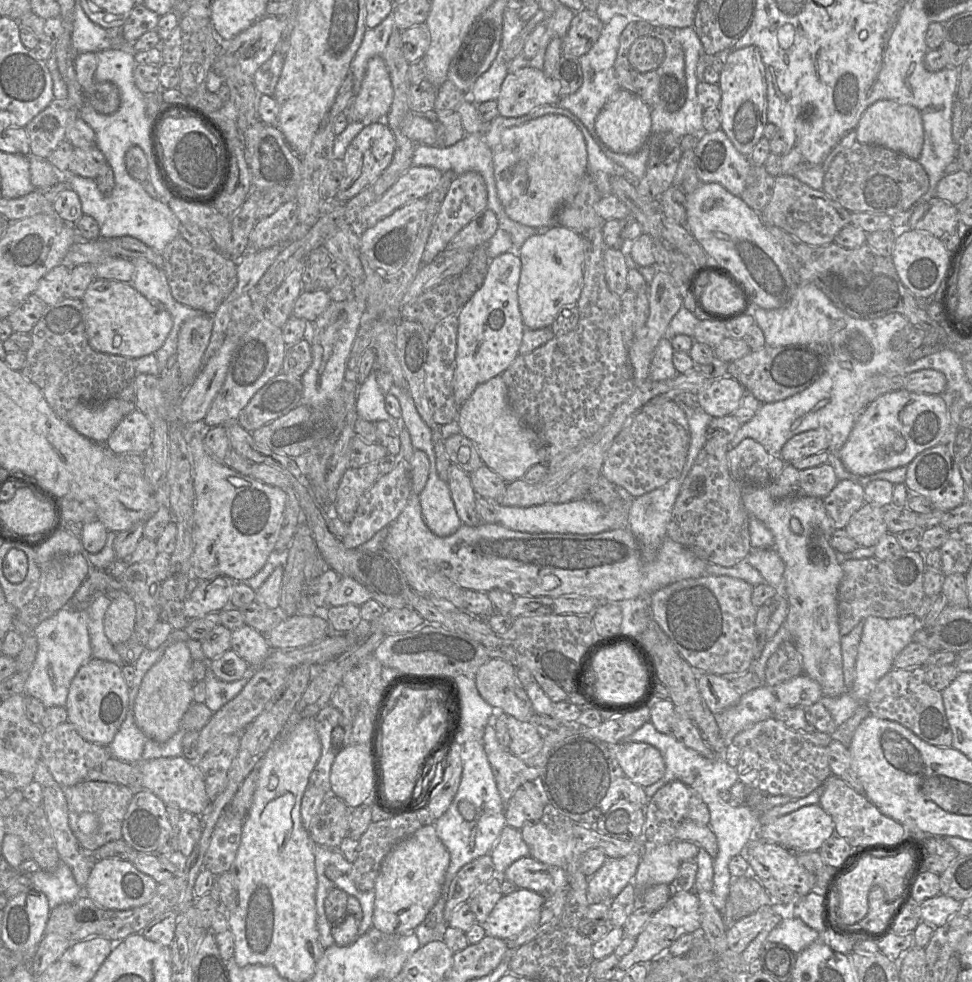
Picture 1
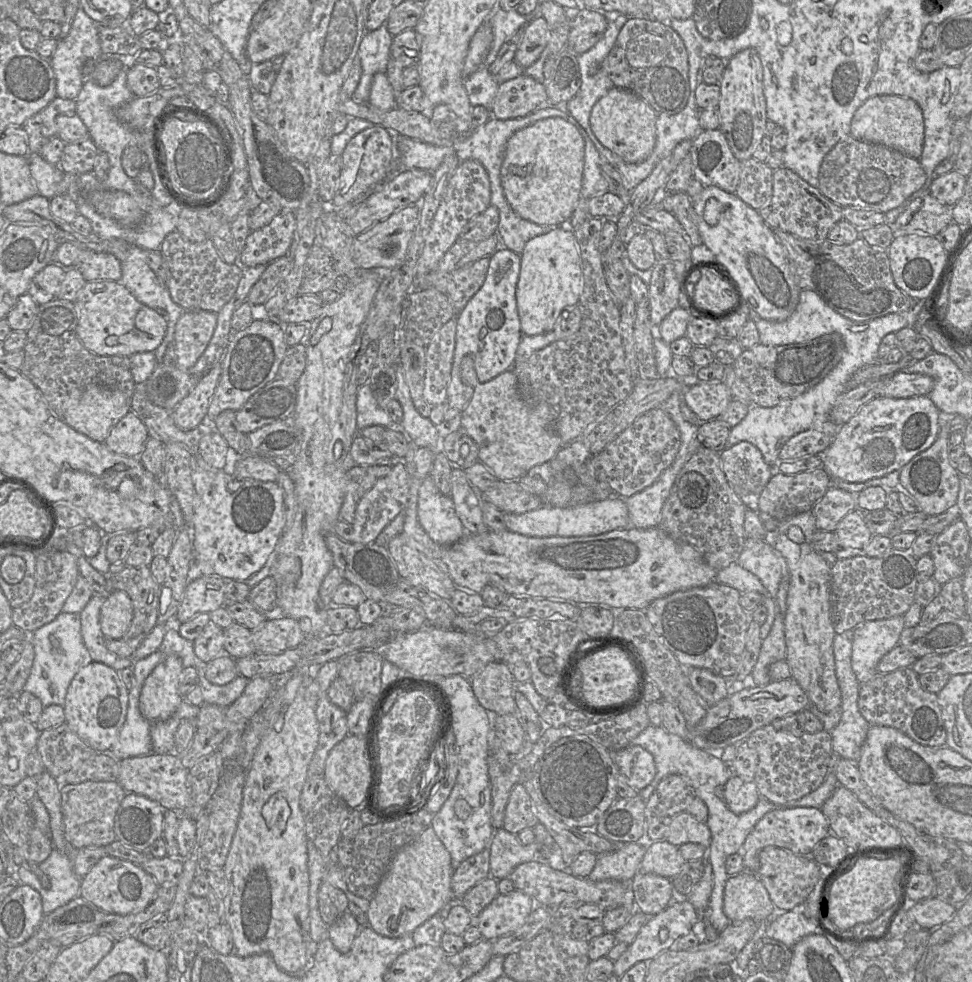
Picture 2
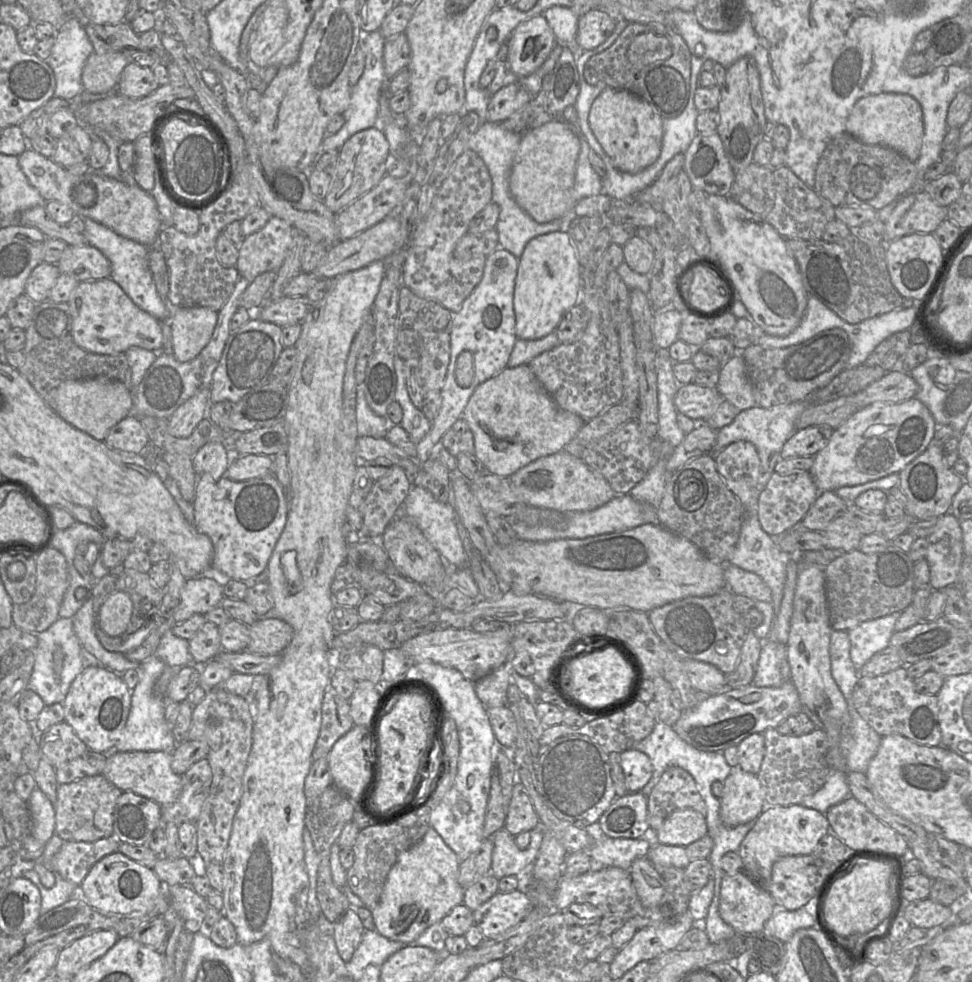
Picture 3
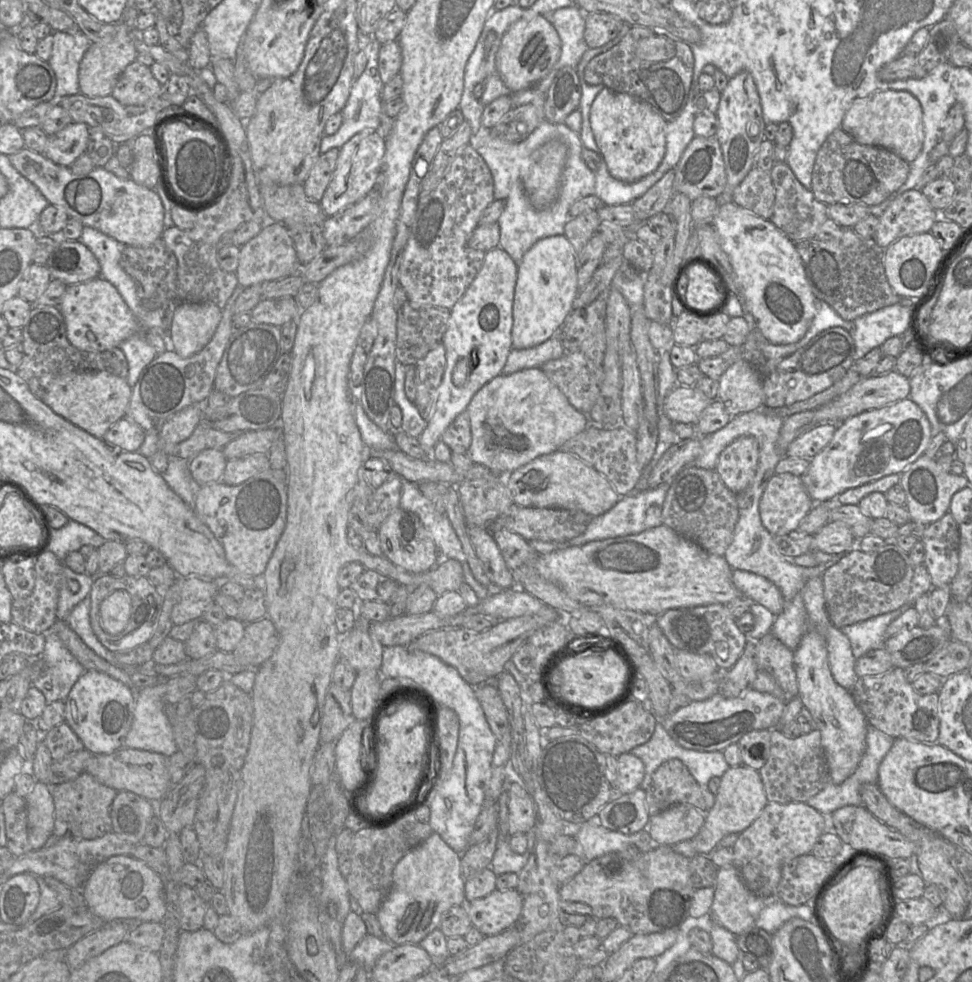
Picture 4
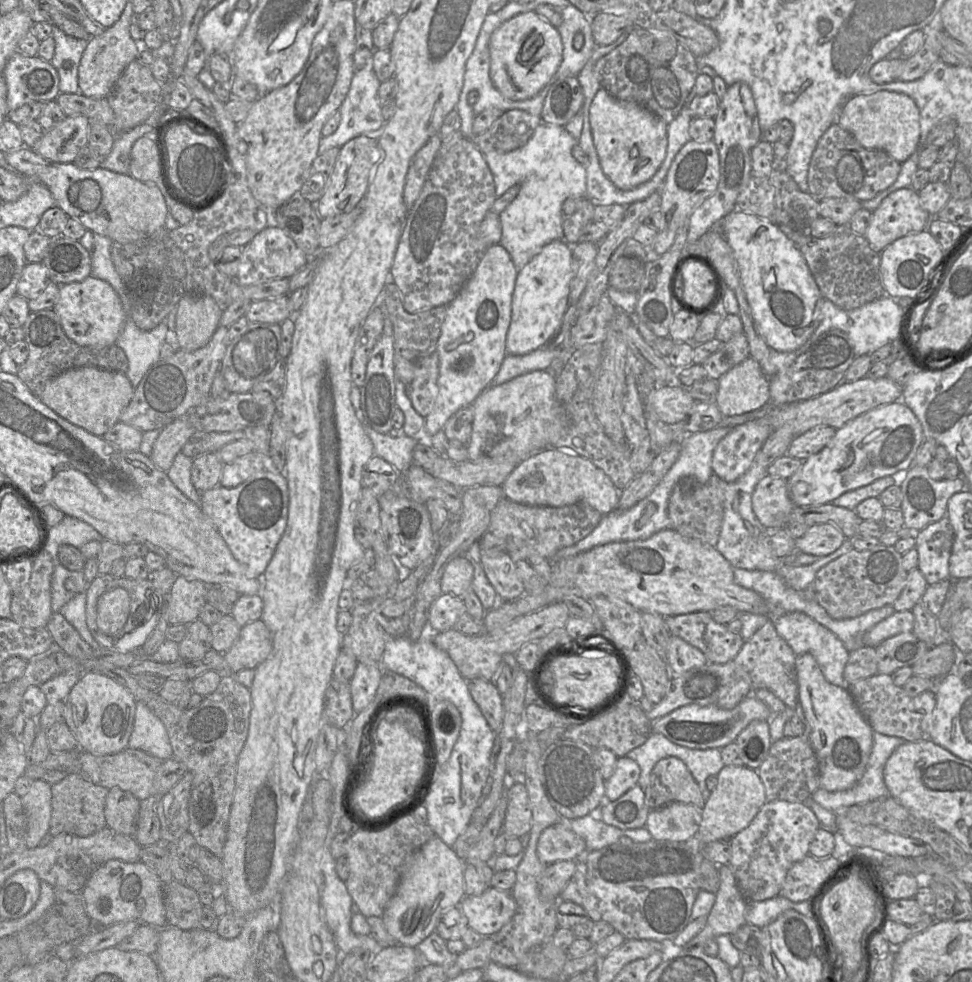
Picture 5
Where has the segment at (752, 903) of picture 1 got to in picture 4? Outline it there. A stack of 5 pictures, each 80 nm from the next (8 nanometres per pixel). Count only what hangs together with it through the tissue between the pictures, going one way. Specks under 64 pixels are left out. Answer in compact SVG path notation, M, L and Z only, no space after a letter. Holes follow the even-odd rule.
M734 865L721 867L718 869L715 895L710 909L710 918L713 923L727 929L732 934L740 935L756 927L758 916L767 904L767 901L770 900L764 900L748 890Z

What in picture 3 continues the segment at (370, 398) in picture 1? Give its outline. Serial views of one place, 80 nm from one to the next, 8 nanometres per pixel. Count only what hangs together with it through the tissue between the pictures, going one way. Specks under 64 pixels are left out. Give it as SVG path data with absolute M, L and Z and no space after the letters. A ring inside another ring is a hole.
M364 383L356 387L356 421L359 437L385 438L387 431L395 426L389 418L378 416L370 409L364 395Z

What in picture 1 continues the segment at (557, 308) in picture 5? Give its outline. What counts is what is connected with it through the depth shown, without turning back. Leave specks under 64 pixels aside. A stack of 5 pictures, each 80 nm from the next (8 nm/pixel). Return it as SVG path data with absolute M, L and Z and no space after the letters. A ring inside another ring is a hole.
M553 225L545 234L529 237L520 248L518 301L525 328L551 327L562 307L577 305L583 288L583 242L580 234Z

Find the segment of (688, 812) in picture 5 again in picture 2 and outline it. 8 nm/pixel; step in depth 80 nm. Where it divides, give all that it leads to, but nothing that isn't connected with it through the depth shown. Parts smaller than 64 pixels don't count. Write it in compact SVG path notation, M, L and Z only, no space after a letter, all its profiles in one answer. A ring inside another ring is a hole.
M687 812L676 815L664 834L664 840L679 847L686 843L697 843L709 848L711 832L706 823L698 821Z

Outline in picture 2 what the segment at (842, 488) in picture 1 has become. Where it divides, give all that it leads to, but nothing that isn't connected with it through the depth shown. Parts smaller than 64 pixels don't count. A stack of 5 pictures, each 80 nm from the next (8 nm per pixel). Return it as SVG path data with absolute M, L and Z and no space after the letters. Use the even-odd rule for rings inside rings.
M830 486L811 510L817 529L819 531L835 531L841 519L857 508L858 494Z

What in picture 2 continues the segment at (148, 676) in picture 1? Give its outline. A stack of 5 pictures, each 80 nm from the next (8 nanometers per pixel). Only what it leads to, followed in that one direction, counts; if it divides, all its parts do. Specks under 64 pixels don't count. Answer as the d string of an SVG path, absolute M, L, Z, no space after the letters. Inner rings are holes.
M166 655L145 679L139 696L139 710L151 723L168 719L183 700L178 691L183 668L178 656Z

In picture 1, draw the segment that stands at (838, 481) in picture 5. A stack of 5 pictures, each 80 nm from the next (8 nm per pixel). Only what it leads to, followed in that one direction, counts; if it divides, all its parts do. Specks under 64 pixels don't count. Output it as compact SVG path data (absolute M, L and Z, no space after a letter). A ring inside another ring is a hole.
M899 389L885 393L868 404L857 417L839 451L844 467L866 476L907 465L921 452L938 445L947 430L947 402L942 395Z

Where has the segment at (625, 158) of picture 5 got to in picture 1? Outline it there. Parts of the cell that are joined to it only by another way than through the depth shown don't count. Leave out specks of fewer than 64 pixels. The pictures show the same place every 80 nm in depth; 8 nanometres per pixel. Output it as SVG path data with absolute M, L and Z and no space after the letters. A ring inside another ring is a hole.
M620 89L603 107L595 121L599 140L617 153L633 154L648 141L651 134L650 107L637 95Z

